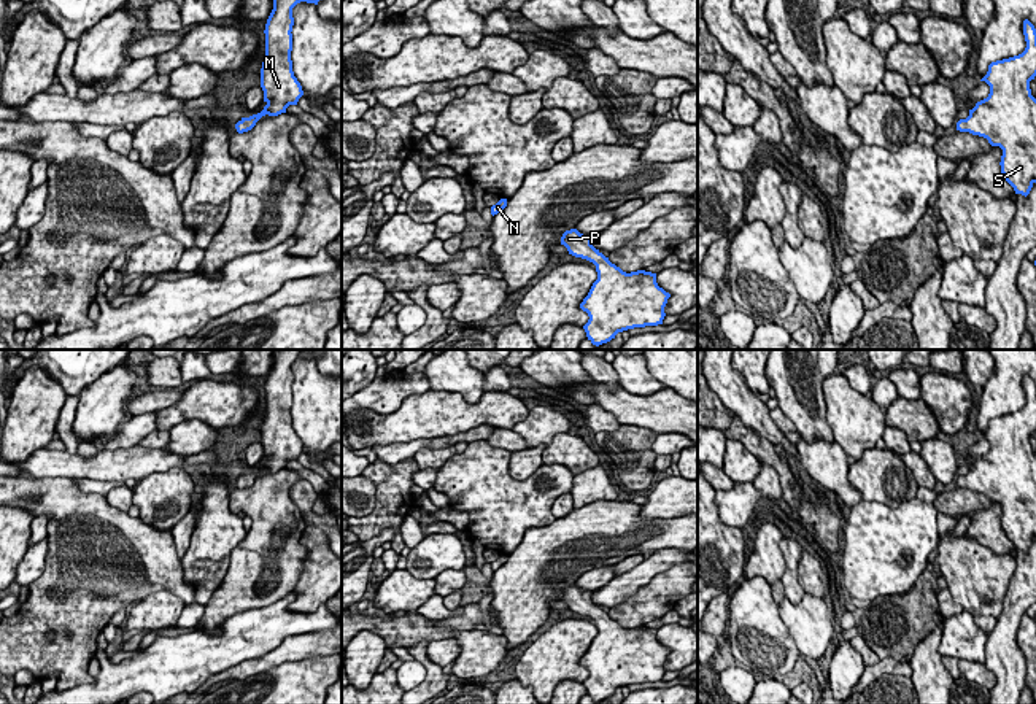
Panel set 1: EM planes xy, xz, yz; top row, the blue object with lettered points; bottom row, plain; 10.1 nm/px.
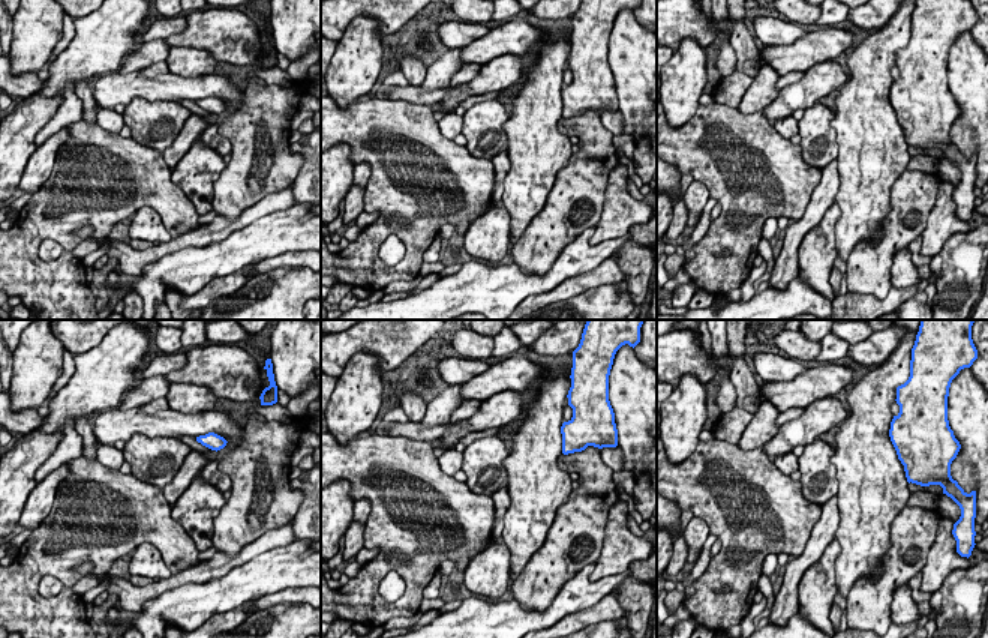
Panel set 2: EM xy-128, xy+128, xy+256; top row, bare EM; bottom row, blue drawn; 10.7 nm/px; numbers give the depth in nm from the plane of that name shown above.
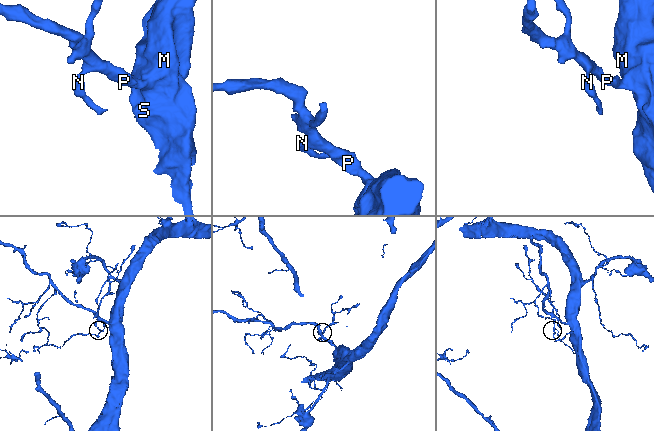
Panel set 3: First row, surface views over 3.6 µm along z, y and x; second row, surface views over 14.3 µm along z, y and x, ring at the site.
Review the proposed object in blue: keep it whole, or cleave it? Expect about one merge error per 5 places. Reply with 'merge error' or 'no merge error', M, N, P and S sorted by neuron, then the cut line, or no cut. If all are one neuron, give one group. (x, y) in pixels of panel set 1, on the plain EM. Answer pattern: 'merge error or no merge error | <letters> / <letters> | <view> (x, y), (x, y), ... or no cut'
no merge error | M N P S | no cut

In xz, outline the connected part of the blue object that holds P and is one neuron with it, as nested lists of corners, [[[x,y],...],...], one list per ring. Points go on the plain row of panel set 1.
[[[577,585],[566,586],[561,601],[569,610],[596,621],[597,636],[580,660],[590,672],[583,685],[593,701],[607,699],[628,685],[663,680],[671,650],[658,642],[656,629],[623,628],[591,601],[590,591]]]

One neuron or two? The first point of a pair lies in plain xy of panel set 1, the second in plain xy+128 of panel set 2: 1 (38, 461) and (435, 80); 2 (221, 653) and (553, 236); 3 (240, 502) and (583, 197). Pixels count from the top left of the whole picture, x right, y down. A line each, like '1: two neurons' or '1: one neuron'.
1: two neurons
2: two neurons
3: one neuron

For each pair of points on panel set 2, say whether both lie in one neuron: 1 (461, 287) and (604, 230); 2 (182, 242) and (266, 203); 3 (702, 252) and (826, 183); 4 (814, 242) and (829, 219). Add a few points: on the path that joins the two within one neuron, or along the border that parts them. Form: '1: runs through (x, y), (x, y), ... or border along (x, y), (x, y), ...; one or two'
1: border along (627, 233), (597, 243), (588, 242); two
2: runs through (203, 236), (221, 227), (236, 225), (245, 218); one
3: border along (802, 156), (820, 170), (820, 182), (798, 221); two
4: runs through (816, 236), (825, 225); one

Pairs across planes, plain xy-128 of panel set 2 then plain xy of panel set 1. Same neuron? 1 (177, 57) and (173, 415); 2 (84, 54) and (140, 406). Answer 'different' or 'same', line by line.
1: different
2: different

